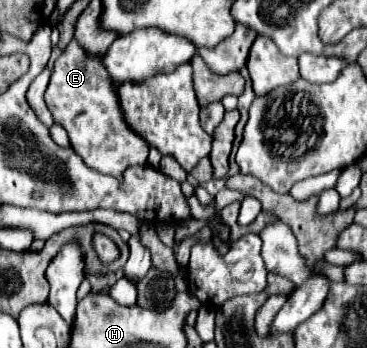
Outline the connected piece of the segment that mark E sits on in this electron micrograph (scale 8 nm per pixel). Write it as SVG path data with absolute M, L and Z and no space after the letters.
M74 39L56 59L50 85L46 89L46 105L54 117L54 123L68 131L72 149L82 161L100 173L122 177L126 167L144 165L150 145L138 137L122 121L122 109L118 109L118 85L110 85L110 73L102 65L102 59L90 57Z

